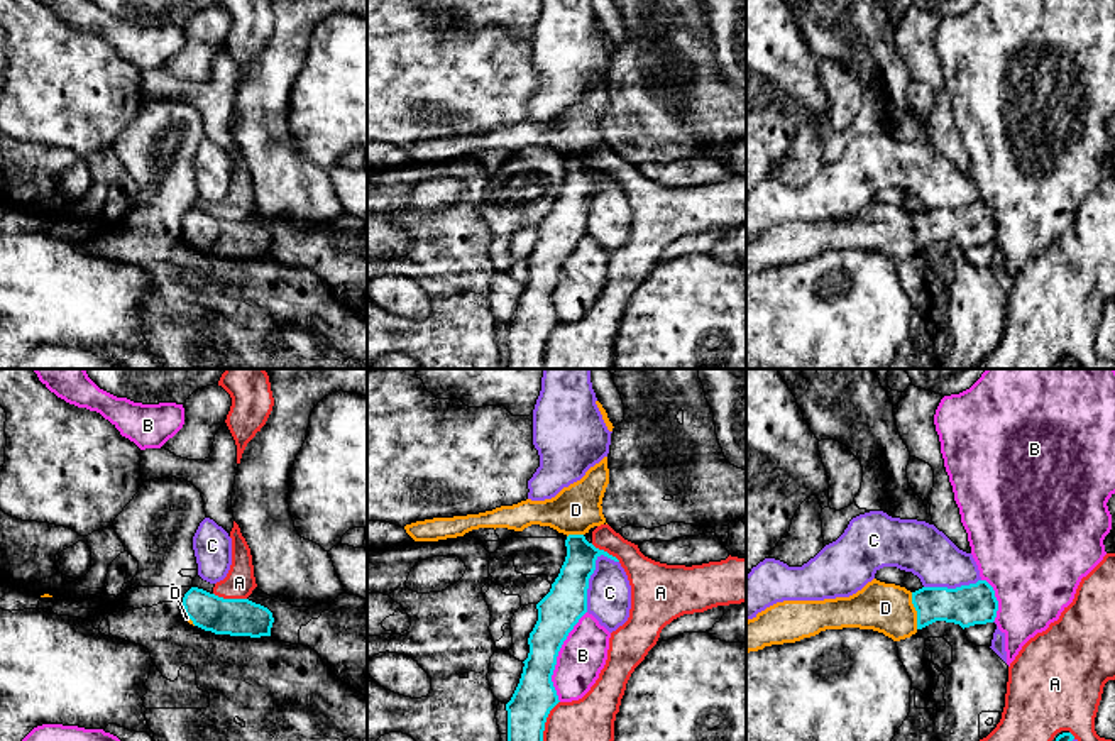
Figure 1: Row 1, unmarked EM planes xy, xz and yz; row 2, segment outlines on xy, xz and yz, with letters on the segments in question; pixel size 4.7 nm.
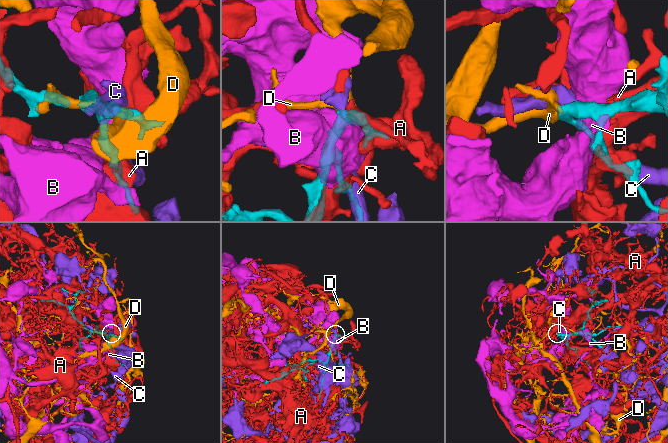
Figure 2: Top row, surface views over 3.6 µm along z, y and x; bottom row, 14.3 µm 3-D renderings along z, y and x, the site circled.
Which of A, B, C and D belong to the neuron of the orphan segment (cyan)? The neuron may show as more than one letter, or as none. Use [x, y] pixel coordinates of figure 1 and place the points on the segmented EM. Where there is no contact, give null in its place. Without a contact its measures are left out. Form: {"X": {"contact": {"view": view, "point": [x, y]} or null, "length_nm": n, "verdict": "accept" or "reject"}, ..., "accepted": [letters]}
{"A": {"contact": {"view": "xz", "point": [545, 721]}, "length_nm": 200, "verdict": "reject"}, "B": {"contact": {"view": "xz", "point": [557, 655]}, "length_nm": 460, "verdict": "reject"}, "C": {"contact": {"view": "xz", "point": [591, 574]}, "length_nm": 300, "verdict": "reject"}, "D": {"contact": {"view": "yz", "point": [916, 609]}, "length_nm": 180, "verdict": "accept"}, "accepted": ["D"]}

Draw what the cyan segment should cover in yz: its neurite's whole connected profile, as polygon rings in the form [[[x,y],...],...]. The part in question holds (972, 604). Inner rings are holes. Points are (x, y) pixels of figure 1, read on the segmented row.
[[[873,579],[849,597],[783,601],[766,607],[746,621],[746,653],[843,628],[873,629],[900,641],[936,621],[963,629],[993,623],[997,611],[998,601],[986,580],[910,592]]]

